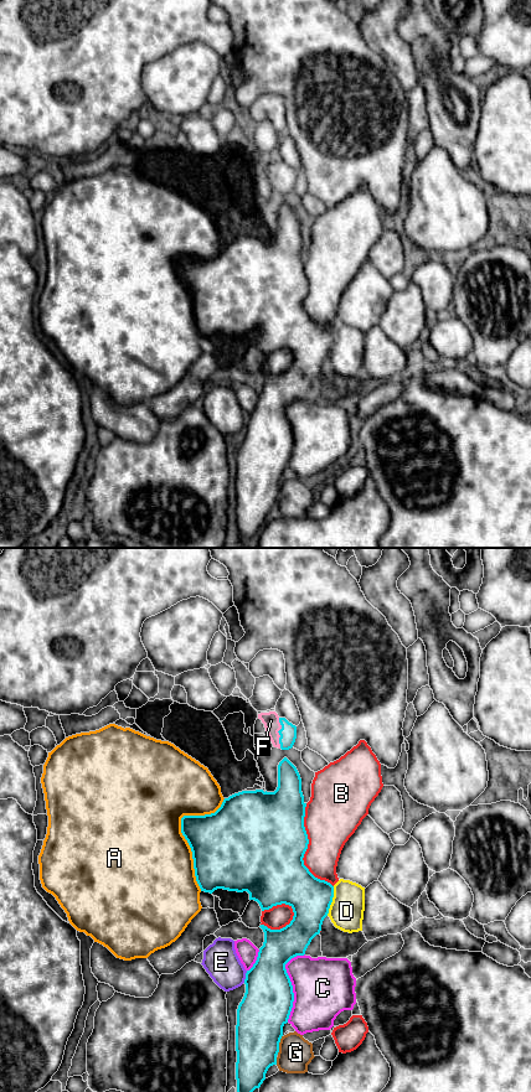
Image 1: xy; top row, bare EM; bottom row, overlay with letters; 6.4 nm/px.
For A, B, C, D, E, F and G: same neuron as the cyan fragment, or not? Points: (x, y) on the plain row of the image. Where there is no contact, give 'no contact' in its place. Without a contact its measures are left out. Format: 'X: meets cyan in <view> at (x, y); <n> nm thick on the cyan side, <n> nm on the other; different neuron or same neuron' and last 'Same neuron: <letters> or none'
A: meets cyan in xy at (181, 277); 380 nm thick on the cyan side, 500 nm on the other; different neuron
B: meets cyan in xy at (307, 293); 480 nm thick on the cyan side, 340 nm on the other; different neuron
C: meets cyan in xy at (290, 429); 320 nm thick on the cyan side, 380 nm on the other; different neuron
D: meets cyan in xy at (331, 346); 280 nm thick on the cyan side, 220 nm on the other; different neuron
E: meets cyan in xy at (246, 422); 320 nm thick on the cyan side, 220 nm on the other; different neuron
F: meets cyan in xy at (278, 176); 110 nm thick on the cyan side, 110 nm on the other; same neuron
G: meets cyan in xy at (278, 490); 320 nm thick on the cyan side, 220 nm on the other; different neuron
Same neuron: F

